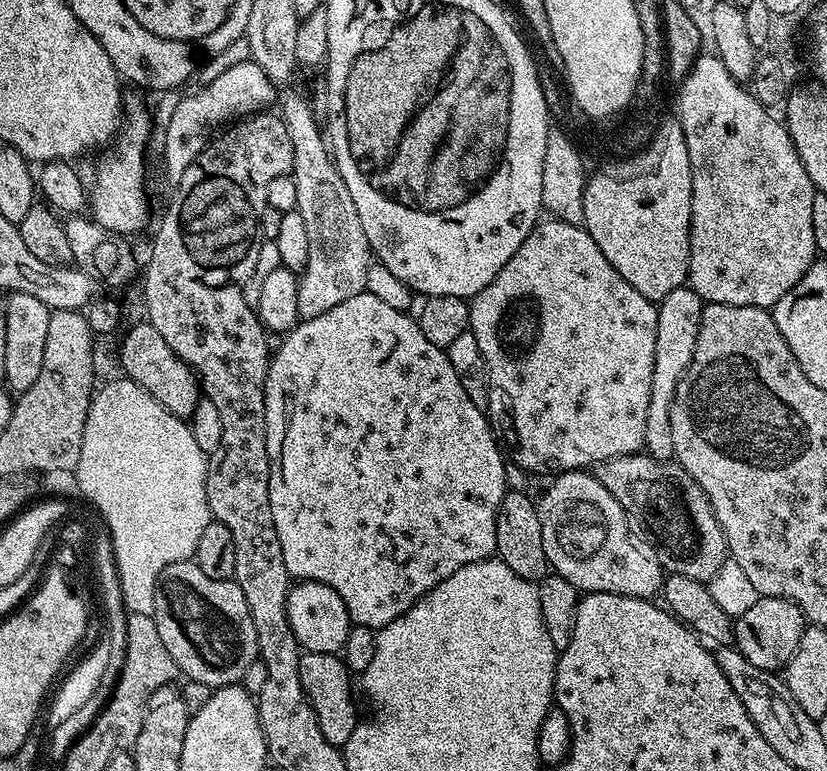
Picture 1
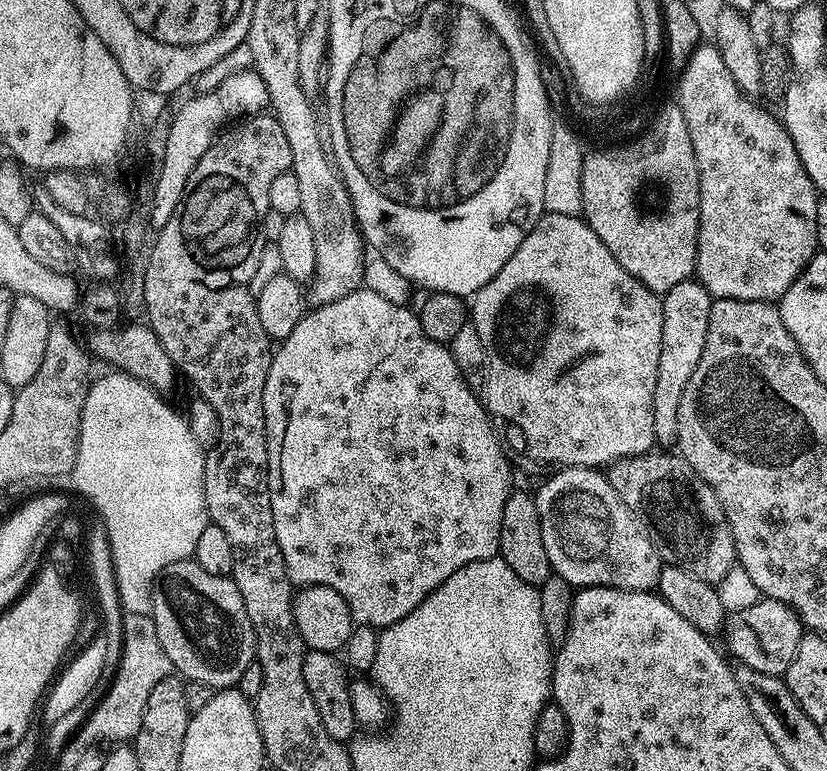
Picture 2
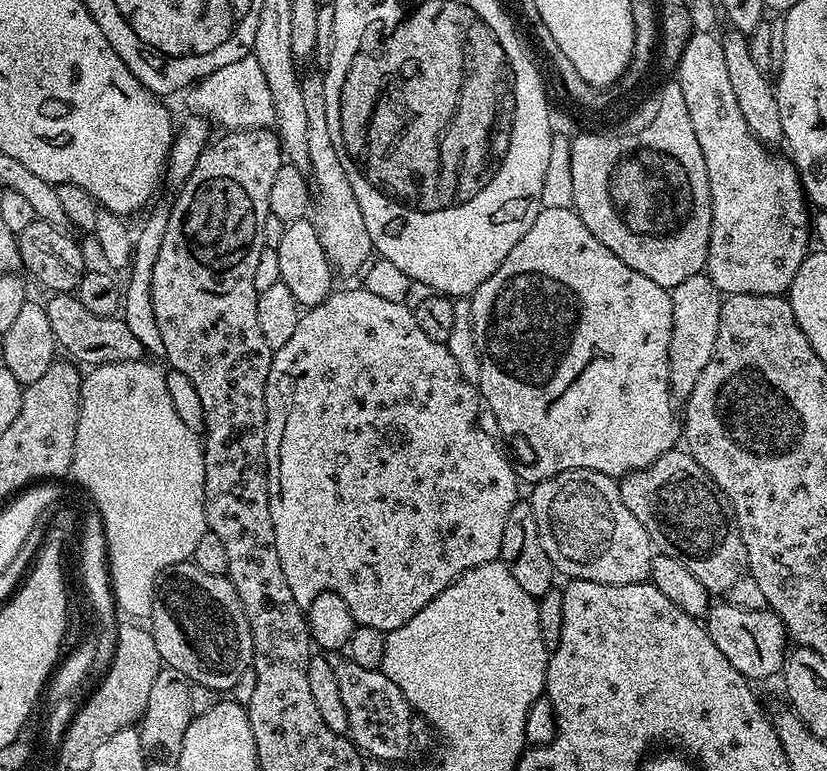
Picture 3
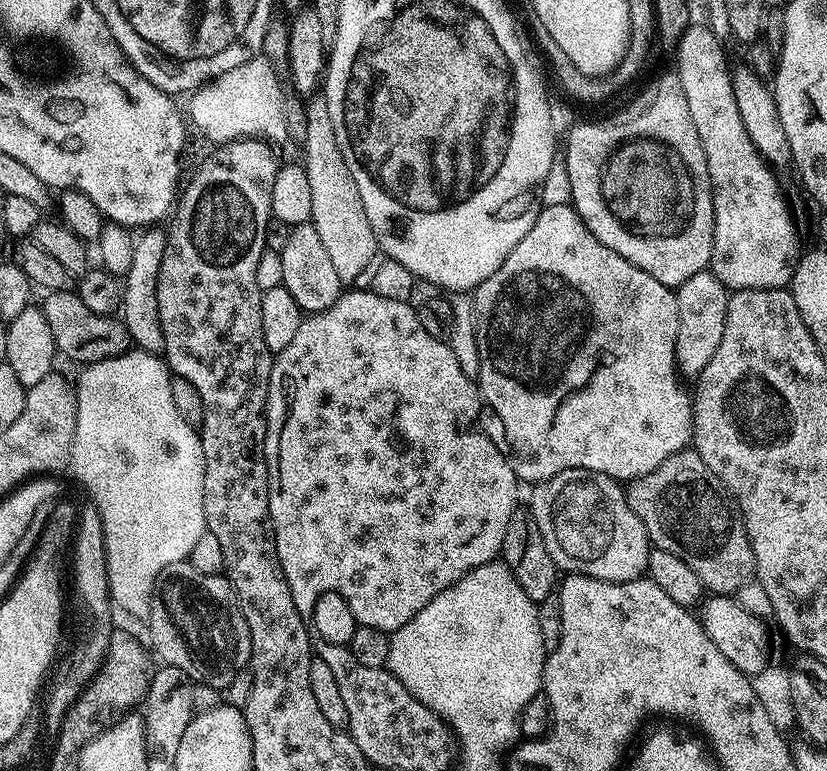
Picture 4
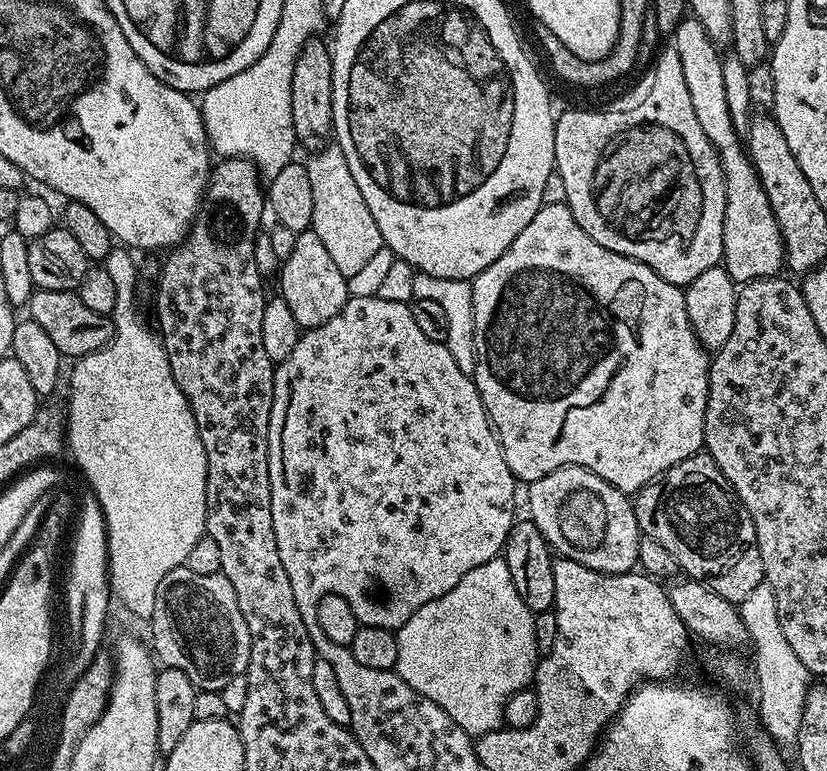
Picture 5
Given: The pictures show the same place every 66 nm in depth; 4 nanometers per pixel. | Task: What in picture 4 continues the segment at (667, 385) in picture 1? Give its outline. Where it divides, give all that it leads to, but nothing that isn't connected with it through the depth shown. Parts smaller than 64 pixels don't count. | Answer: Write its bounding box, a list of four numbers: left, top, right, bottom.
[675,270,730,377]

